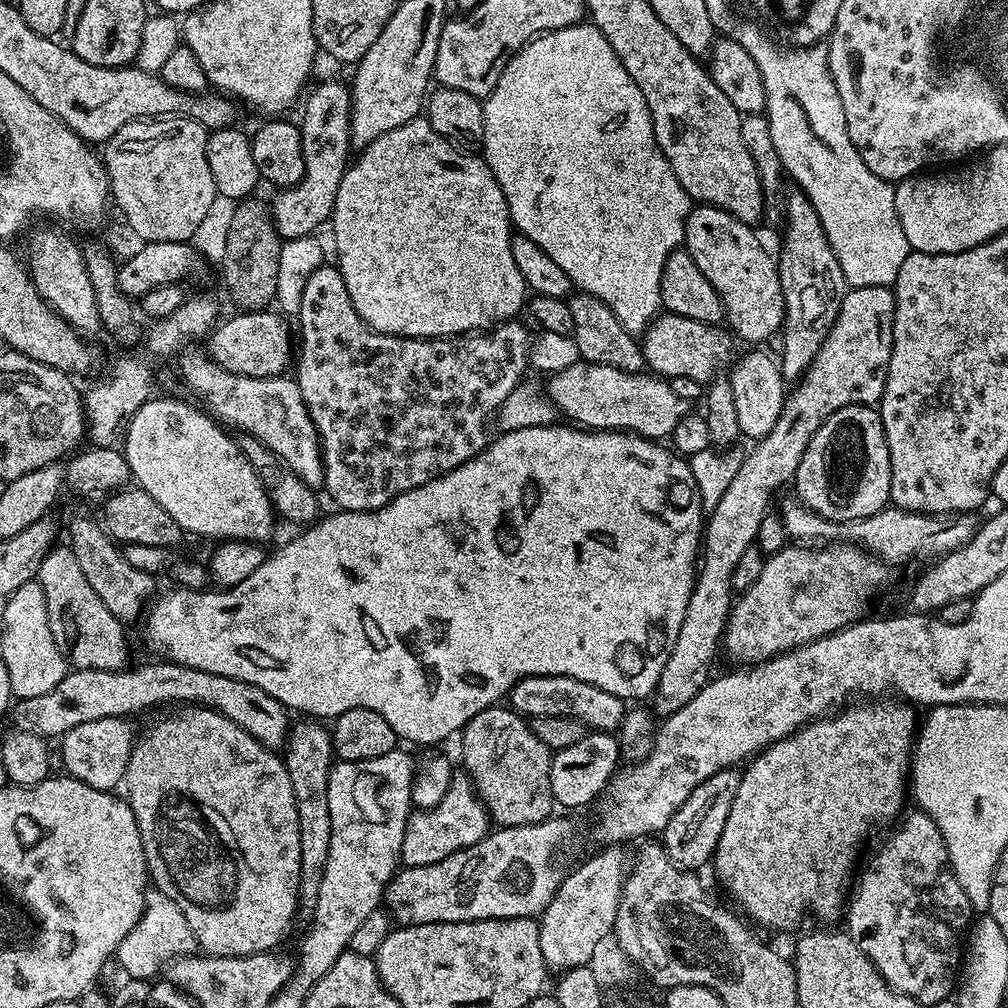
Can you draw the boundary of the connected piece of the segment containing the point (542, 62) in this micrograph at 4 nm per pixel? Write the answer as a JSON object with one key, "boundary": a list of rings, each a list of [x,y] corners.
{"boundary":[[[591,22],[572,24],[569,28],[559,28],[553,32],[545,32],[542,36],[525,44],[515,56],[509,60],[502,70],[494,90],[483,101],[484,105],[484,147],[483,159],[490,166],[498,186],[502,186],[502,194],[508,203],[508,214],[515,231],[521,236],[530,238],[530,242],[538,242],[554,262],[566,272],[573,285],[579,291],[597,296],[622,322],[626,331],[633,334],[643,333],[644,329],[656,319],[661,311],[660,283],[662,270],[666,266],[666,258],[677,251],[685,243],[684,227],[688,221],[690,198],[686,190],[674,178],[674,170],[670,170],[670,162],[662,154],[656,141],[654,126],[650,118],[650,110],[646,106],[646,98],[642,98],[642,90],[626,74],[626,66],[614,54],[610,42],[596,29]]]}

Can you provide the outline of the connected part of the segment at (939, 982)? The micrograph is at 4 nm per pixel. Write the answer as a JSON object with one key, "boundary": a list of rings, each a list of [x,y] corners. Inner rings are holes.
{"boundary":[[[909,811],[895,825],[897,828],[889,834],[888,841],[865,866],[856,884],[856,897],[853,900],[851,897],[846,904],[846,931],[862,954],[871,958],[884,981],[895,992],[914,998],[921,1006],[934,1006],[949,999],[957,987],[962,937],[969,931],[974,913],[966,898],[966,890],[962,890],[962,886],[958,886],[958,878],[954,878],[952,865],[948,863],[946,842],[938,826],[924,811],[915,811]]]}

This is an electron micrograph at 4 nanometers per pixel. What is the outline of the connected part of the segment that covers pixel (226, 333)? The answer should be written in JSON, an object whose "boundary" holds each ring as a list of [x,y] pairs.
{"boundary":[[[272,310],[235,313],[229,320],[221,319],[207,337],[206,351],[218,366],[239,376],[278,376],[285,371],[288,355],[293,355],[294,344],[288,341],[285,317]]]}

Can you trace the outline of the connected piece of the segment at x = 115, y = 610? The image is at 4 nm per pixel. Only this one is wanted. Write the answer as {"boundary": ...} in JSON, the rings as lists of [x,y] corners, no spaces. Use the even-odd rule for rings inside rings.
{"boundary":[[[84,516],[78,517],[68,528],[68,536],[72,539],[70,547],[78,558],[78,566],[82,566],[82,574],[86,574],[86,582],[90,582],[90,586],[94,586],[94,594],[98,594],[98,598],[102,598],[102,602],[110,610],[110,614],[114,614],[117,620],[129,622],[128,620],[134,619],[140,611],[140,615],[145,611],[146,605],[153,595],[153,573],[143,572],[130,566],[130,562],[124,560],[123,551],[117,547],[112,537],[97,521],[96,524]]]}

